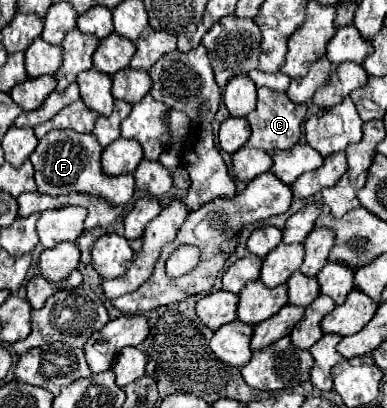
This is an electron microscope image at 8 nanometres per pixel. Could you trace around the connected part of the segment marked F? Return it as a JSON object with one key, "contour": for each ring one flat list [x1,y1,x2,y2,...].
{"contour":[[52,130,38,142,38,148,30,154,34,164,34,178,38,184,38,192,46,192,50,196,70,194,70,192,88,192,92,196,106,198,114,206,124,206,134,192,134,176,106,176,100,168,102,146,94,134,80,134,76,130]]}

